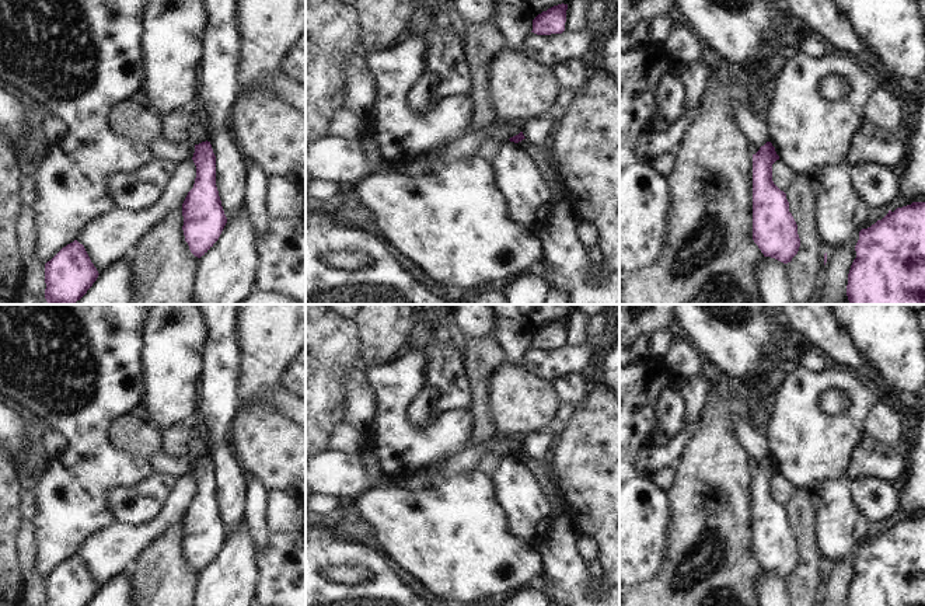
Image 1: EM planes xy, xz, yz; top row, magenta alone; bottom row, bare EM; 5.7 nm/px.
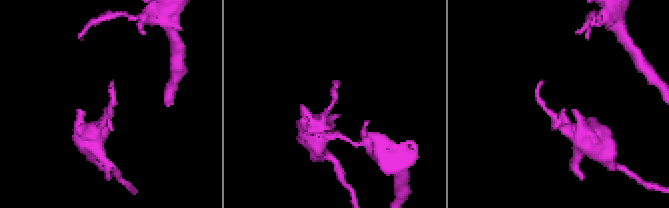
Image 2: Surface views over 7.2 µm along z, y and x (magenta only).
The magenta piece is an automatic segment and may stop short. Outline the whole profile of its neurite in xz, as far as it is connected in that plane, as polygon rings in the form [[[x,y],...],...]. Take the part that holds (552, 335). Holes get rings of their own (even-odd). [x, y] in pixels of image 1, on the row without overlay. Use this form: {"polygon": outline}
{"polygon": [[[558,318],[542,325],[533,334],[533,345],[537,349],[562,348],[565,345],[568,318]]]}

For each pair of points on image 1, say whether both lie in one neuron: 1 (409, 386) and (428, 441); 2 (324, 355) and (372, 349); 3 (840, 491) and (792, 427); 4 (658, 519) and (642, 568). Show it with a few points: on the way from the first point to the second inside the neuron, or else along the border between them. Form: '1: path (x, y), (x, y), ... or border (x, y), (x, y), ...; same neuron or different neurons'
1: path (401, 401), (401, 422), (412, 434); same neuron
2: border (352, 319), (360, 338), (359, 365); different neurons
3: border (844, 479), (819, 481), (810, 491); different neurons
4: path (645, 532), (641, 536), (641, 556); same neuron

